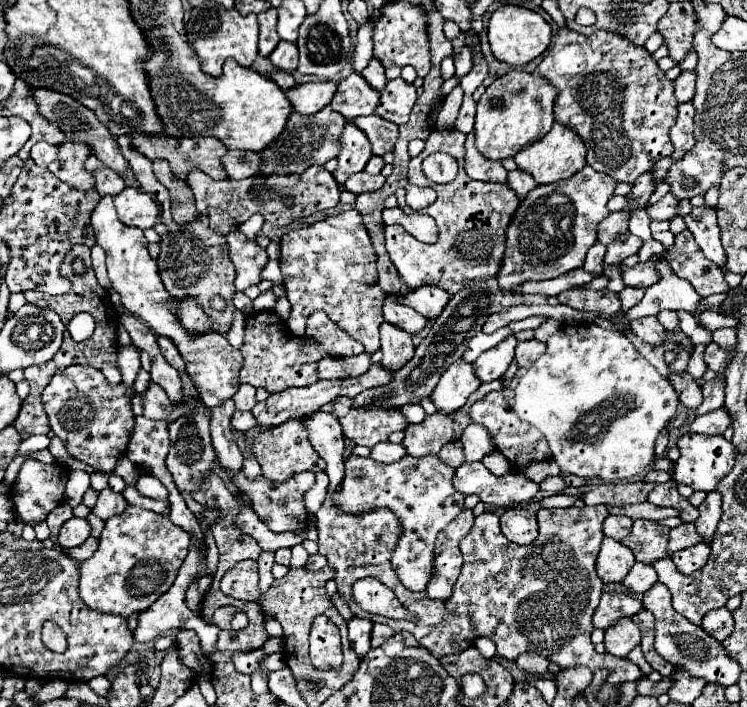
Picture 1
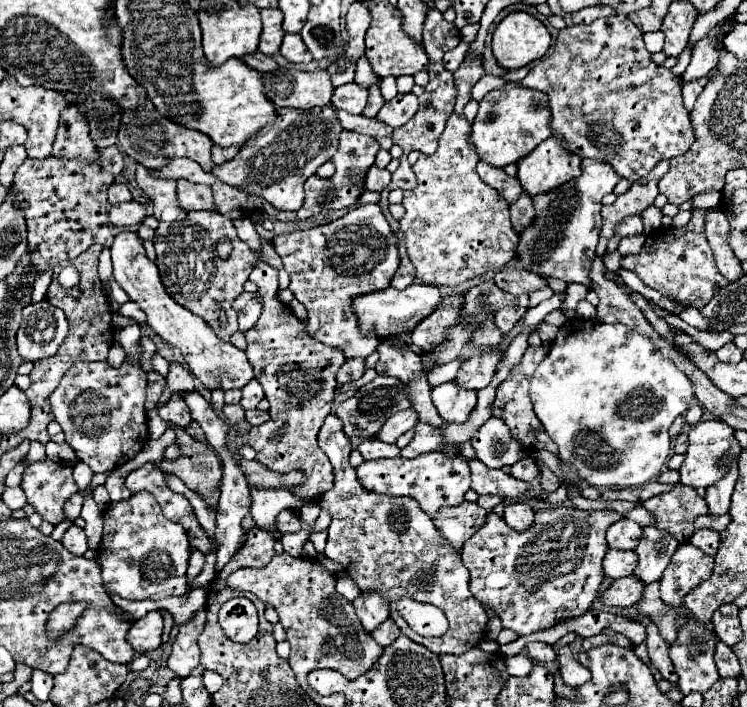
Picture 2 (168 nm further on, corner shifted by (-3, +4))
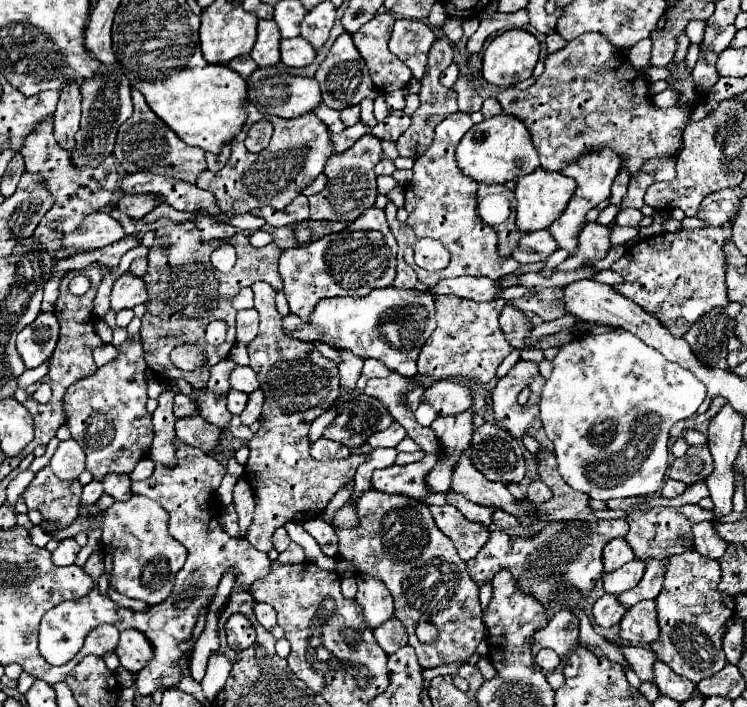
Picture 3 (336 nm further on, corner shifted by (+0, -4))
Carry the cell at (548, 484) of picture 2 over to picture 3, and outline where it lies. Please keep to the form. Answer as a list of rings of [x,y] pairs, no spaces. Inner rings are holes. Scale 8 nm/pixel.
[[[534,481],[530,487],[528,487],[528,493],[526,493],[526,499],[536,503],[536,505],[542,505],[544,501],[548,501],[552,497],[552,491],[542,483],[542,481]]]

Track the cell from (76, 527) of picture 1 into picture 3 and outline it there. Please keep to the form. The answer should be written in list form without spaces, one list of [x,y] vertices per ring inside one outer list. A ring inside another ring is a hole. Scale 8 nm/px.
[[[62,539],[58,549],[52,553],[52,561],[60,567],[60,565],[72,565],[76,555],[80,551],[80,545],[74,539]]]

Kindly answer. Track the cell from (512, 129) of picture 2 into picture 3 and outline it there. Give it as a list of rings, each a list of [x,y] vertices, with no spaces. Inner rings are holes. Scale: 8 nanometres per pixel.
[[[500,113],[490,119],[484,119],[482,123],[476,123],[462,137],[462,143],[456,149],[456,161],[468,177],[480,183],[506,183],[528,175],[540,165],[528,127],[524,127],[524,121],[508,113]]]

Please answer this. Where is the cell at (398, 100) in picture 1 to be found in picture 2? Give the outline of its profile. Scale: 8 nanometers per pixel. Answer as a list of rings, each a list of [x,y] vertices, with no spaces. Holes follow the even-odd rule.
[[[413,93],[407,95],[397,95],[393,101],[387,101],[377,119],[389,127],[401,127],[405,125],[417,111],[417,97]]]

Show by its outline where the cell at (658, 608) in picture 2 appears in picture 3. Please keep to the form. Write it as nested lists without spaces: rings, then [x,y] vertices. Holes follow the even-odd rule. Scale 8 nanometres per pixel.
[[[654,599],[630,607],[620,621],[620,637],[630,643],[652,643],[660,635]]]

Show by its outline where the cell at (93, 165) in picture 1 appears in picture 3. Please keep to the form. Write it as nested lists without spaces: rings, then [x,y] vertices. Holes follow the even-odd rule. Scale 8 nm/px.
[[[124,195],[118,201],[118,211],[126,213],[132,219],[140,219],[146,213],[150,213],[156,205],[158,205],[158,201],[150,195]]]

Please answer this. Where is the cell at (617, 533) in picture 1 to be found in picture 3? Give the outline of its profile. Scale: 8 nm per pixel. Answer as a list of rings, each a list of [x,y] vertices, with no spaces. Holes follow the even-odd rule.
[[[612,539],[606,547],[603,549],[603,564],[604,571],[614,571],[618,567],[622,567],[624,563],[628,561],[634,561],[636,555],[634,554],[632,547],[628,547],[628,541],[626,539]]]

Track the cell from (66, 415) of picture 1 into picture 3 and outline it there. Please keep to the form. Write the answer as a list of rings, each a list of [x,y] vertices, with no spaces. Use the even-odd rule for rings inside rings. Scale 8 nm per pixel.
[[[140,335],[122,343],[118,351],[118,359],[68,387],[62,401],[66,427],[72,439],[84,449],[86,471],[90,471],[96,481],[102,481],[108,473],[132,473],[136,463],[148,457],[154,435],[152,415],[146,411],[146,361]]]

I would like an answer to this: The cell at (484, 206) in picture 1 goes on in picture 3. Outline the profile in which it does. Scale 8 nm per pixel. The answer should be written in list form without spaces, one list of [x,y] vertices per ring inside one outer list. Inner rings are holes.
[[[452,113],[448,115],[434,131],[434,143],[430,149],[416,159],[414,163],[414,177],[406,185],[406,203],[404,209],[408,211],[408,227],[412,227],[416,237],[430,237],[440,241],[452,255],[450,263],[446,269],[438,273],[430,273],[414,263],[414,259],[406,259],[406,263],[416,271],[418,281],[424,283],[426,287],[432,287],[440,283],[440,279],[448,277],[462,277],[462,275],[472,275],[472,277],[490,277],[498,281],[504,275],[510,275],[518,269],[518,261],[508,257],[504,259],[498,253],[498,235],[496,229],[486,225],[478,213],[478,199],[476,199],[476,189],[478,183],[468,179],[456,167],[456,147],[464,133],[472,127],[472,119],[468,113]]]

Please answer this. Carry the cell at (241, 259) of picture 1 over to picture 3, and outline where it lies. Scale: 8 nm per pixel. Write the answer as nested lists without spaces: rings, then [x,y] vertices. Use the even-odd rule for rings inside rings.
[[[258,281],[252,285],[254,291],[254,307],[260,313],[260,331],[252,343],[248,343],[248,355],[250,355],[250,367],[256,371],[260,389],[264,391],[264,409],[260,419],[260,429],[254,433],[254,437],[248,441],[250,459],[246,463],[244,477],[250,483],[254,497],[256,497],[256,511],[254,521],[246,533],[246,539],[258,549],[268,553],[272,547],[272,533],[282,527],[286,521],[304,523],[308,519],[316,519],[326,509],[332,495],[350,479],[354,479],[356,467],[366,461],[366,455],[350,455],[348,459],[332,461],[316,461],[310,455],[310,439],[308,429],[312,421],[322,415],[338,397],[340,391],[340,377],[336,363],[322,357],[318,349],[314,349],[310,343],[300,343],[300,339],[292,339],[286,331],[282,331],[282,315],[278,313],[274,305],[276,289],[272,289],[268,283]]]

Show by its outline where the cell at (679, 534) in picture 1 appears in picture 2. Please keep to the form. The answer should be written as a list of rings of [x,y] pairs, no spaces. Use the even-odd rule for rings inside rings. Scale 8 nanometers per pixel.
[[[703,515],[695,521],[695,529],[703,529],[703,527],[713,527],[715,531],[723,531],[727,525],[731,523],[731,515]]]

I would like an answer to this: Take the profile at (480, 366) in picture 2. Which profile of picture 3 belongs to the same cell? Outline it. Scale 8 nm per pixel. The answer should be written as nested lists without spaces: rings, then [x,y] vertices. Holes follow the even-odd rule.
[[[442,379],[436,381],[422,399],[428,401],[438,415],[454,415],[472,407],[474,391],[464,379]]]

